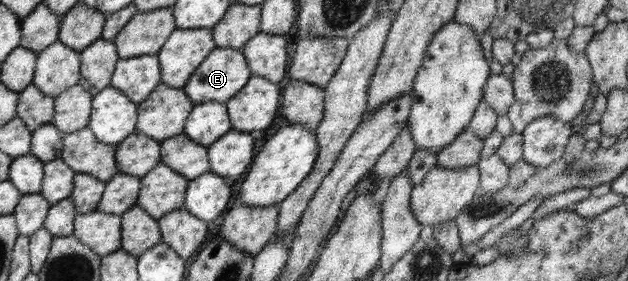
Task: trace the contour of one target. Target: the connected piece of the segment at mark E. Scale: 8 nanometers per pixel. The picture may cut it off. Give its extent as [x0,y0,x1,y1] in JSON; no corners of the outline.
[183,47,252,105]

